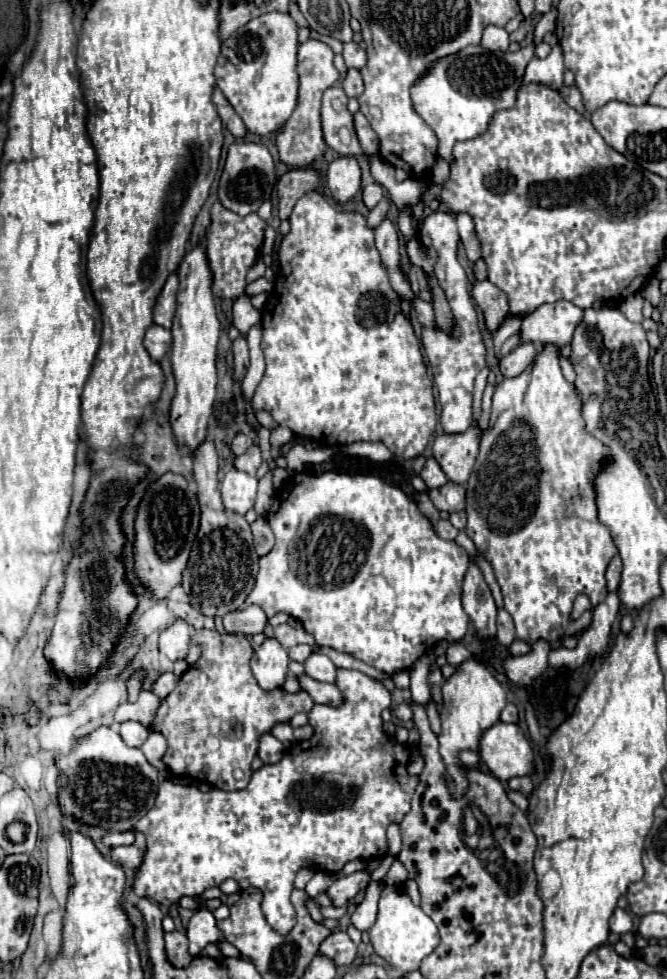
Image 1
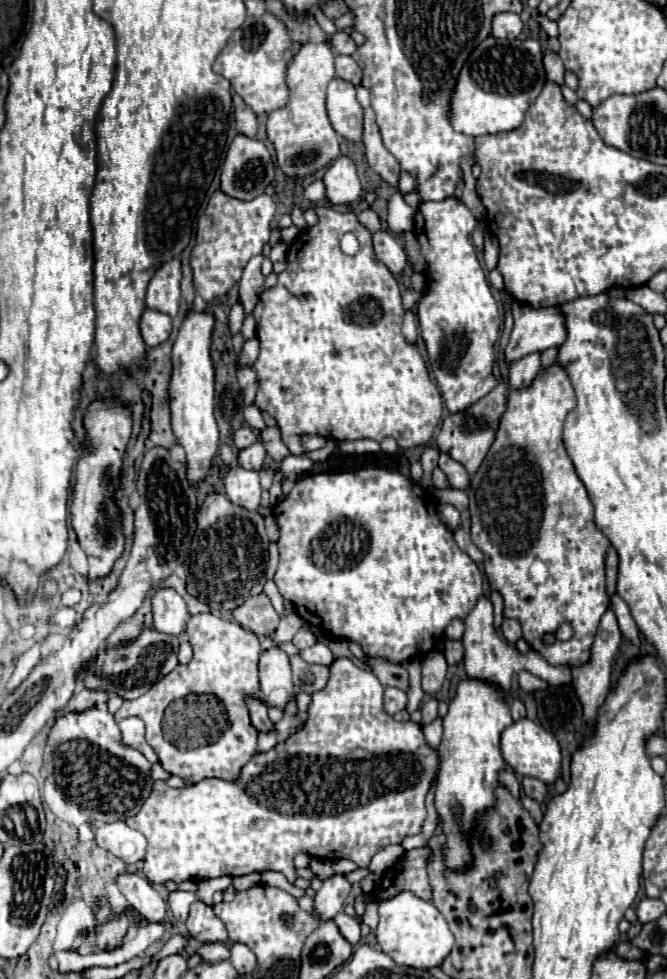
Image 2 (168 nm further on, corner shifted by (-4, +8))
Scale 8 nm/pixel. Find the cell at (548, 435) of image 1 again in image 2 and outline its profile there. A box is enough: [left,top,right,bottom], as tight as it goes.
[468,364,610,668]

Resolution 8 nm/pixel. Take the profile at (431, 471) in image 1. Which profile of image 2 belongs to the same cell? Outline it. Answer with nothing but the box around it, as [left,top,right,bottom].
[438,454,470,490]

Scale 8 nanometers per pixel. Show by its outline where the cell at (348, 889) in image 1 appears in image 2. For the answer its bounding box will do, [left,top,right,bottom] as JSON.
[312,876,350,920]

